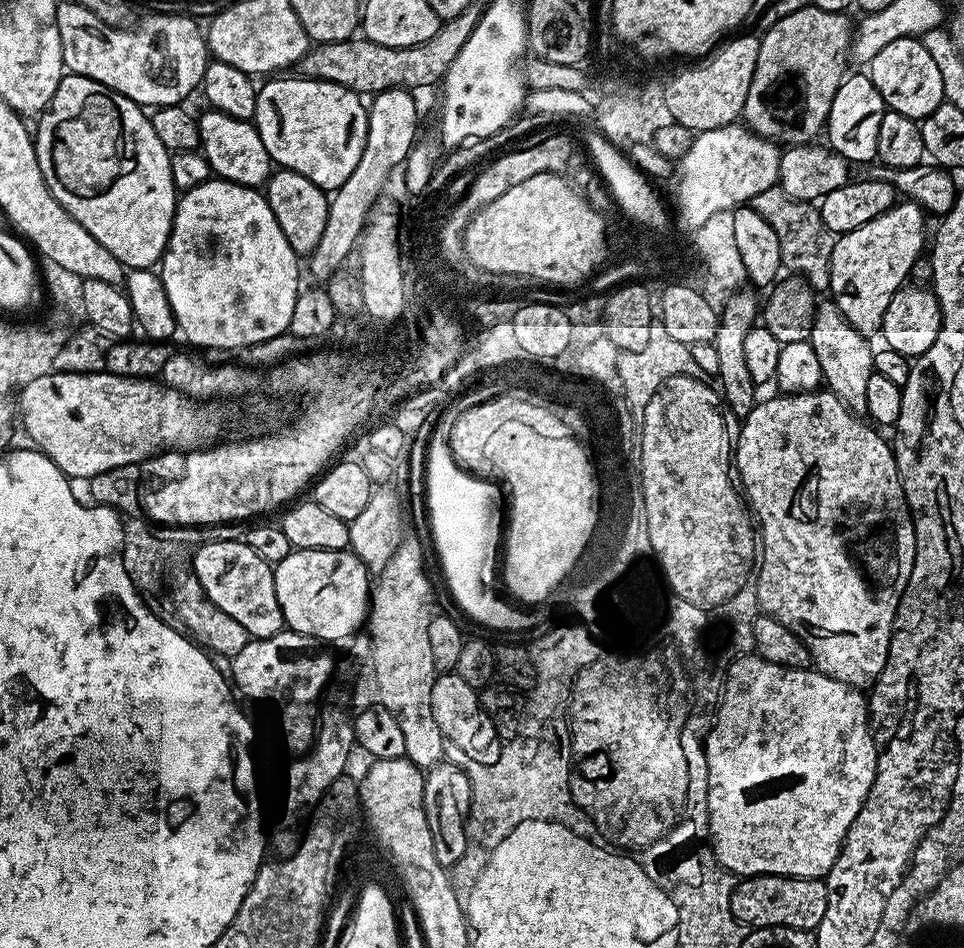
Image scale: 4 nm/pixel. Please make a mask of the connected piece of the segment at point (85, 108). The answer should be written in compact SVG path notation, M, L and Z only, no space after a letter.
M65 74L39 120L40 125L34 128L36 157L50 194L125 269L159 265L170 238L178 189L170 174L172 157L154 134L149 113L130 98L102 86L102 82L94 82L94 78Z

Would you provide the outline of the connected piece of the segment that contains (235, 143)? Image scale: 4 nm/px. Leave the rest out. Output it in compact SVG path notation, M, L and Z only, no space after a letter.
M215 110L205 111L205 116L199 117L200 126L200 148L203 151L206 162L219 179L229 180L235 184L241 184L247 188L259 189L267 185L268 177L274 171L274 165L270 154L266 154L266 146L262 146L262 138L258 134L255 123L252 120L239 120L230 118L230 114L222 114Z

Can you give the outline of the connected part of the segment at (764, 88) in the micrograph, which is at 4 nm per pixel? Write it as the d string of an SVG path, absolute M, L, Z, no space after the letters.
M809 4L760 36L758 61L742 113L747 127L786 146L811 143L819 132L821 135L834 94L848 70L846 62L854 35L849 18L847 13L823 11Z

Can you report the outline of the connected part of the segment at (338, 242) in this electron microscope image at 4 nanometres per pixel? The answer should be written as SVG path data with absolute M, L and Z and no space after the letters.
M403 87L389 88L375 95L368 111L367 144L362 158L350 177L331 195L326 227L322 239L308 258L310 272L316 282L326 282L335 271L347 262L350 252L355 251L368 220L372 204L383 190L392 169L401 167L412 151L418 128L418 110L415 96Z

